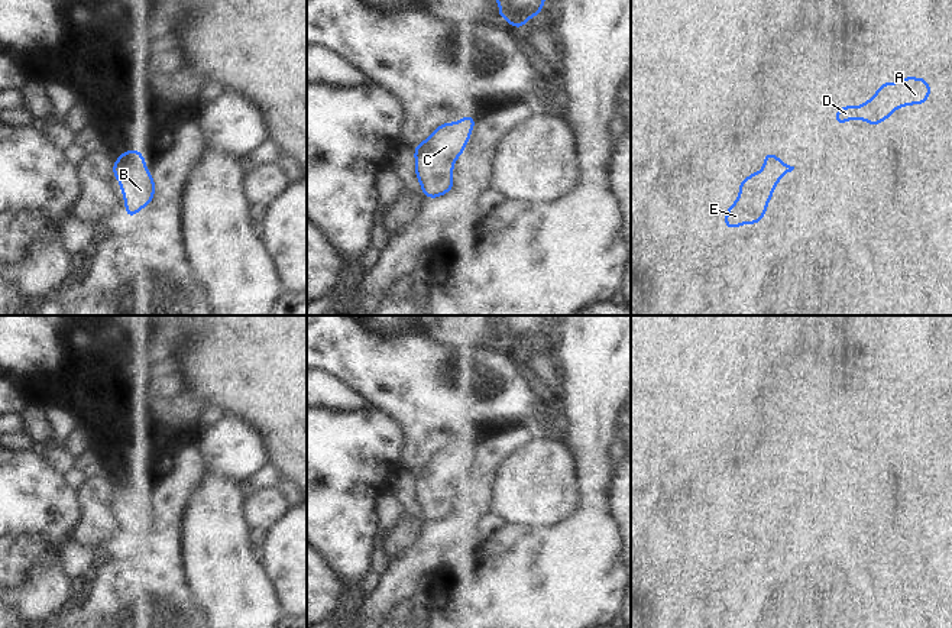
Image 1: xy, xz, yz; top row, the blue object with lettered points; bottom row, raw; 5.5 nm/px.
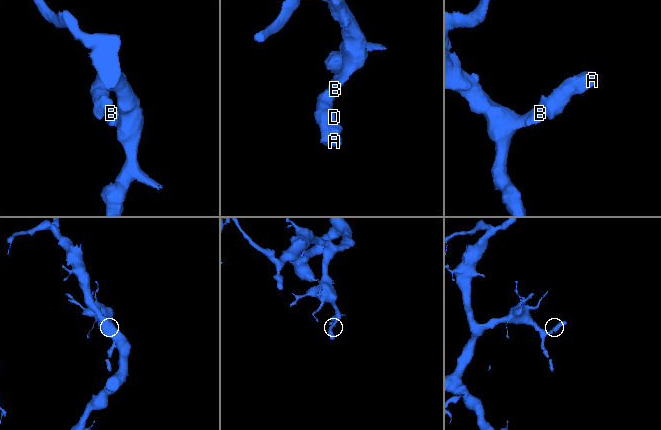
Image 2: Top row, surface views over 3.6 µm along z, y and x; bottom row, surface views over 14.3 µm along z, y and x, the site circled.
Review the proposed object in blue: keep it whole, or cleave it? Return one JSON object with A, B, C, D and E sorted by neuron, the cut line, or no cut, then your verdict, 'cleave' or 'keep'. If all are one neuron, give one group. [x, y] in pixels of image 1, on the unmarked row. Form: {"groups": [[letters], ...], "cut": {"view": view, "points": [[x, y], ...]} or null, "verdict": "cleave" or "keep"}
{"groups": [["A", "B", "C", "D", "E"]], "cut": null, "verdict": "keep"}

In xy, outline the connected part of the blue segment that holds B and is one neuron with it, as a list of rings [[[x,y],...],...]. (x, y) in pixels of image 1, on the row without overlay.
[[[122,476],[113,488],[113,499],[120,505],[126,528],[126,541],[133,541],[140,531],[148,531],[155,518],[155,506],[146,493],[142,476]]]

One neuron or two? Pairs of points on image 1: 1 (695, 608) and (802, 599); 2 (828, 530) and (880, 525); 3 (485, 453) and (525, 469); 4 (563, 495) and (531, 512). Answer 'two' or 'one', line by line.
1: one
2: two
3: two
4: one

